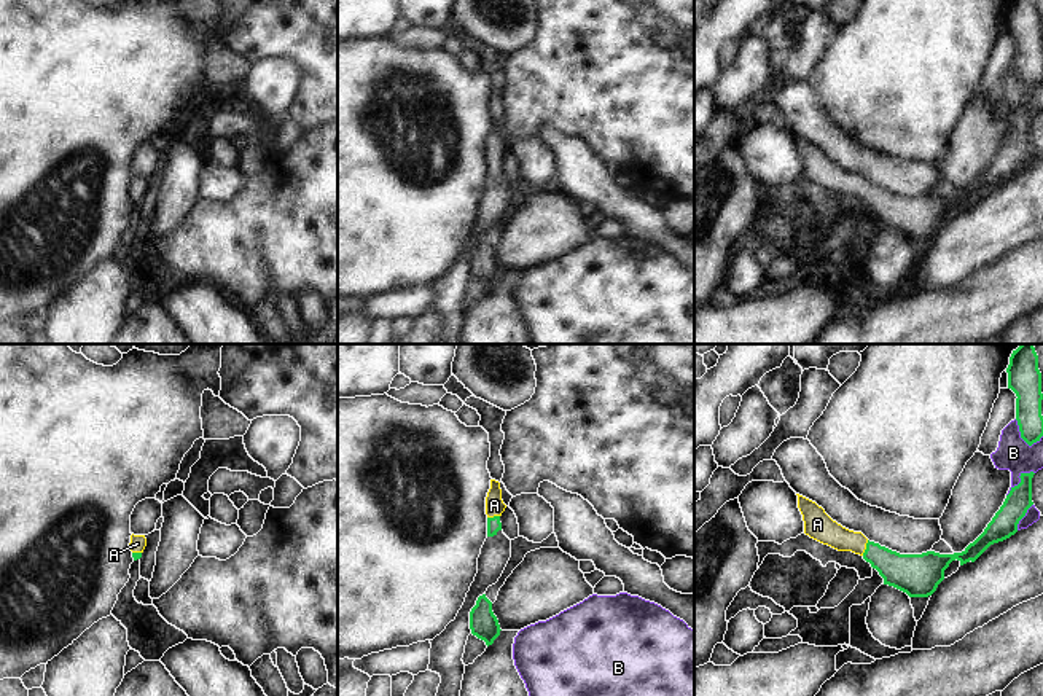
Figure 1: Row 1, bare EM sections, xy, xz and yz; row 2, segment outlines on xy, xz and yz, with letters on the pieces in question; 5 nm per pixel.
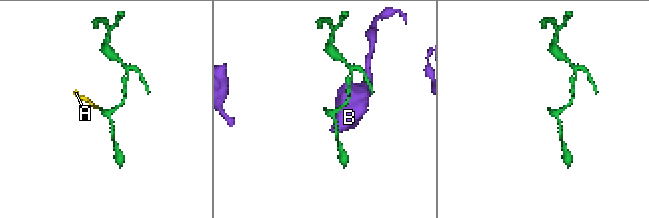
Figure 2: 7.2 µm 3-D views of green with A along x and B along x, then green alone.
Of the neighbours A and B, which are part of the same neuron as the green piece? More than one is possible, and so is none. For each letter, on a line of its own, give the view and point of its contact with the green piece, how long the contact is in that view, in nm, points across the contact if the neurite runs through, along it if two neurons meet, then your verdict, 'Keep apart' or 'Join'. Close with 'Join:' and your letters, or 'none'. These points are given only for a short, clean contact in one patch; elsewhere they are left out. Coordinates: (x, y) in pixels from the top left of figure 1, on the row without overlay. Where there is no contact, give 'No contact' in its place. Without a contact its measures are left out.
A: Touches green at yz (867, 191). Shared border 90 nm. Path across: yz (906, 215), (897, 214), (867, 191), (839, 182), (822, 171). Join
B: Touches green at yz (1021, 123). Shared border 190 nm. Keep apart
Join: A

